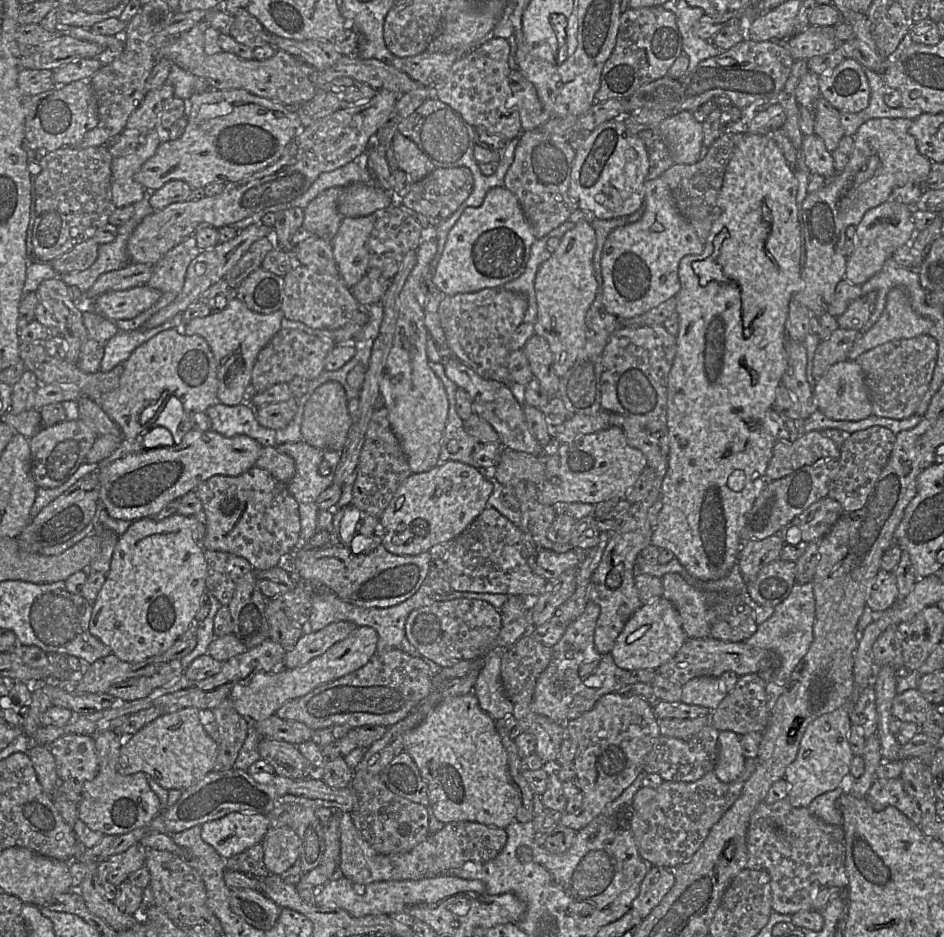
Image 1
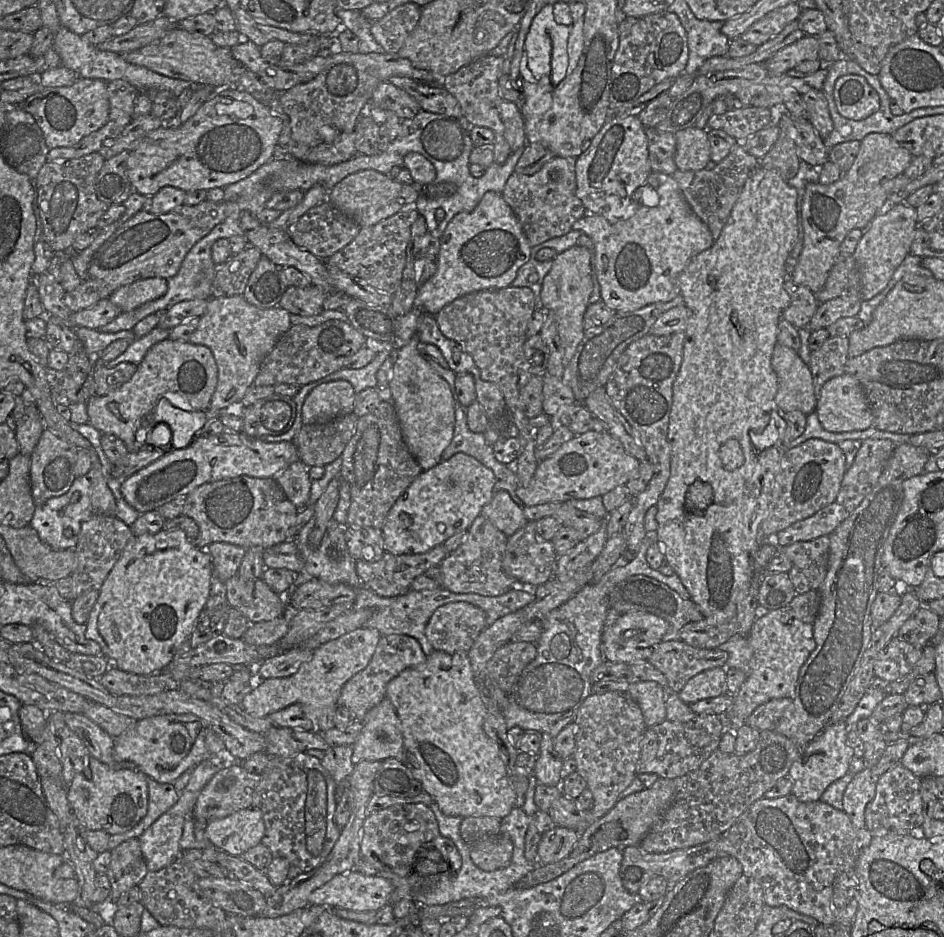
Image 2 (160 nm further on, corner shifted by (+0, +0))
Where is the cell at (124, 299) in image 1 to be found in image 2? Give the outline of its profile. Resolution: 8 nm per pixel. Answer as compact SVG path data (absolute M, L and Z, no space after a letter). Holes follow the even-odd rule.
M108 298L94 303L88 308L73 312L66 322L72 328L86 327L99 329L121 313L121 310Z

